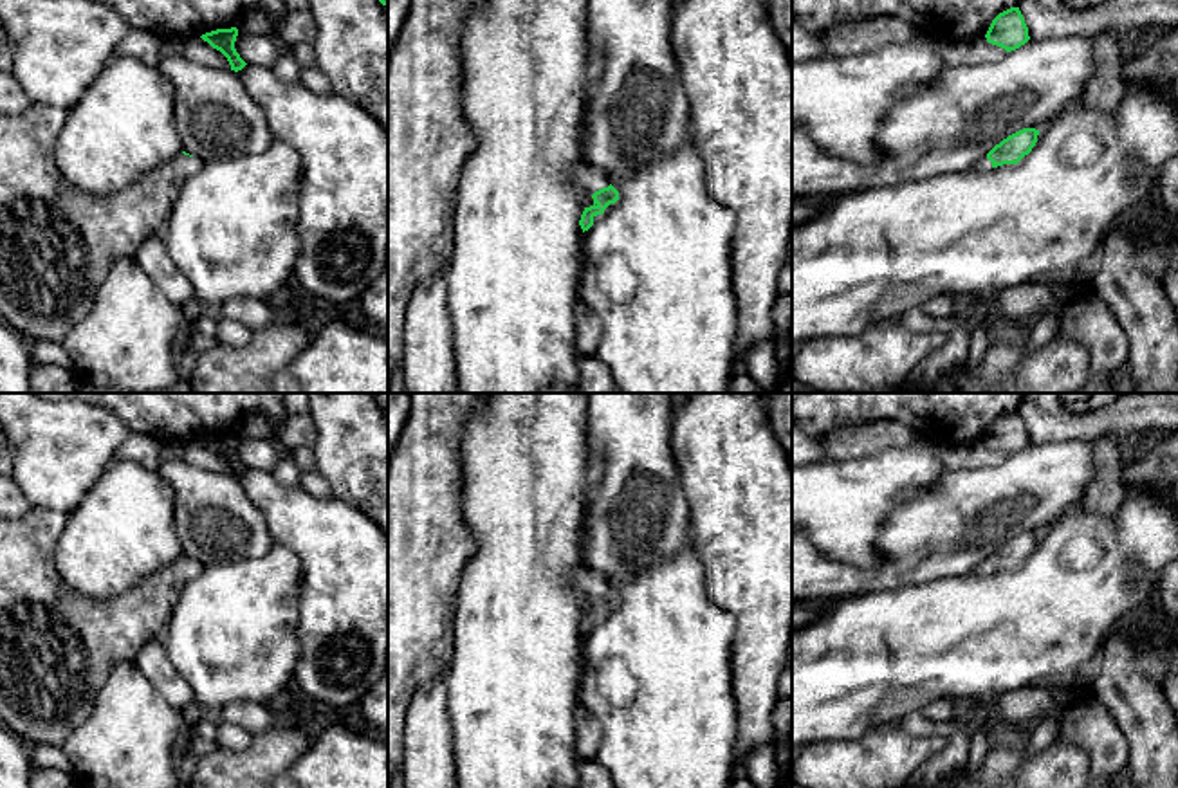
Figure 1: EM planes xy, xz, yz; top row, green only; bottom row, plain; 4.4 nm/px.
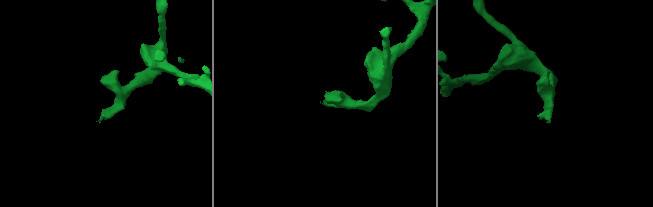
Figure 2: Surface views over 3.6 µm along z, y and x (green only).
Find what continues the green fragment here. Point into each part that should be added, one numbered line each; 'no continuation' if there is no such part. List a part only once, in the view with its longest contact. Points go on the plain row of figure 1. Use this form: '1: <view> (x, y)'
1: xz (585, 585)

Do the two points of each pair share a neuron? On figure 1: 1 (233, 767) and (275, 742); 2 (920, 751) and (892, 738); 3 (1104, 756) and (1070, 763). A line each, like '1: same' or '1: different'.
1: same
2: same
3: different

